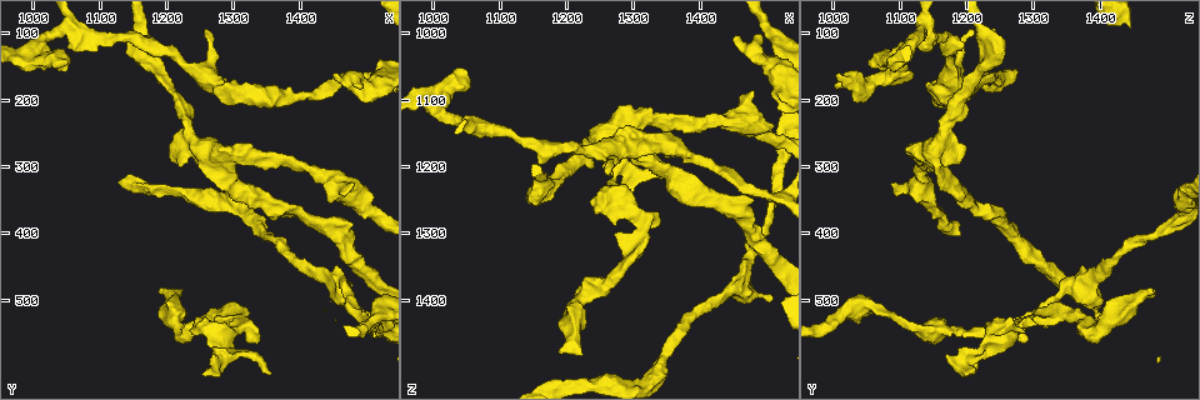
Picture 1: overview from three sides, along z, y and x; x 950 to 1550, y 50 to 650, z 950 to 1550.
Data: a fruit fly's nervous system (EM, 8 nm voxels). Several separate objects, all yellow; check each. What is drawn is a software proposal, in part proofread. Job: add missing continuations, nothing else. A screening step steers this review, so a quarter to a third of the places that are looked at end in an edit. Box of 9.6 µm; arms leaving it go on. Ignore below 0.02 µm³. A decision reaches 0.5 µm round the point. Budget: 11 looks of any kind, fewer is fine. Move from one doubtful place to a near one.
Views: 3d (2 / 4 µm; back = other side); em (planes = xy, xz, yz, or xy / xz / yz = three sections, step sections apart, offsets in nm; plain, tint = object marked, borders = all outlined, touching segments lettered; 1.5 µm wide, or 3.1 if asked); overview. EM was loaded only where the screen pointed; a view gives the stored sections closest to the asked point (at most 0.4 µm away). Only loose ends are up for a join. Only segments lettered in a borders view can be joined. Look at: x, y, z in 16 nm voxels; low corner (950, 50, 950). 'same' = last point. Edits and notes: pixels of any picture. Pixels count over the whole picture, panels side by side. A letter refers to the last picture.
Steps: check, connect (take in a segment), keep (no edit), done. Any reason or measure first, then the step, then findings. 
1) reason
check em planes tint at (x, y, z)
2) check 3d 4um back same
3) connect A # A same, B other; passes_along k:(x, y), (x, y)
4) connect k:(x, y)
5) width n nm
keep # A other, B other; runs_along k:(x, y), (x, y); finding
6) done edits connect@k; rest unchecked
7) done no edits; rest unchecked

end of a long branch
check em planes borders at (1450, 160, 1010)

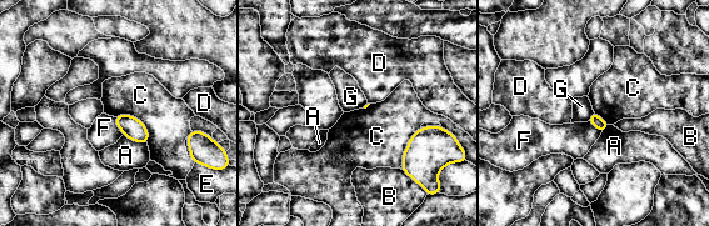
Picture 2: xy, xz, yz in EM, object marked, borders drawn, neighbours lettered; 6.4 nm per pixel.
keep # A other, B other, C other, D other, E other, F other, G other; border 2:(114, 116), (135, 116), (148, 142); none of them fits

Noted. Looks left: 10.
check em xz step 8 borders at (1260, 100, 1210)

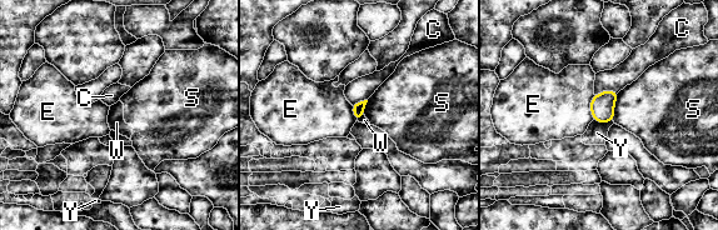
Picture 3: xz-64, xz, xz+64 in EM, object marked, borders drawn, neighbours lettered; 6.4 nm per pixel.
another direction
check em planes borders same

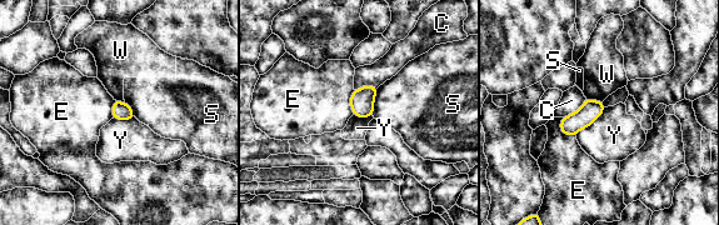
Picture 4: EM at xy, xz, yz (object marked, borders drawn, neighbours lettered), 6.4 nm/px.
keep # C other, E other, S other, W other, Y other; border 4:(605, 108), (589, 125), (575, 134); no lettered segment goes on from it

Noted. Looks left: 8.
branch stops here
check em planes borders at (1040, 145, 1055)

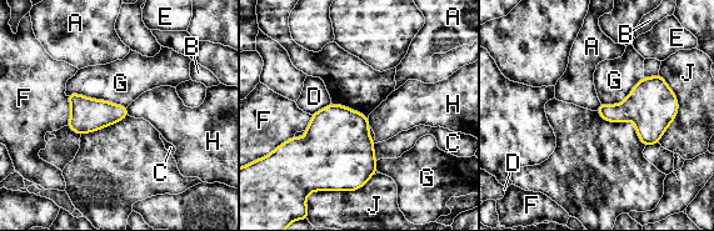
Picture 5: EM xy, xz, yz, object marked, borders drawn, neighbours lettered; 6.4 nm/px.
keep # A other, B other, C other, D other, E other, F other, G other, H other, J other; border 5:(600, 103), (597, 110); none of them fits

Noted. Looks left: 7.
branch stops here
check 3d 4um at (1330, 565, 1290)

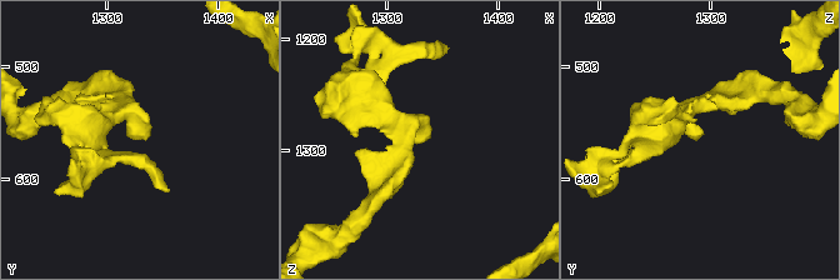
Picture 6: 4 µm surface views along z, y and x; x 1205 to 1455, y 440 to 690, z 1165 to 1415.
shape alone is not enough
check em planes plain at (1336, 564, 1292)

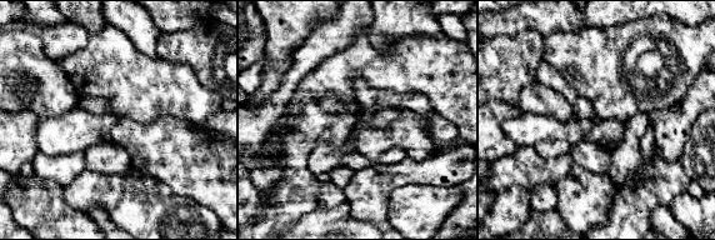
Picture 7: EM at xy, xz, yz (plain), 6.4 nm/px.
check em planes borders same

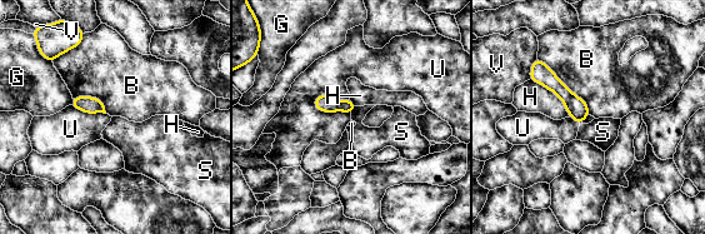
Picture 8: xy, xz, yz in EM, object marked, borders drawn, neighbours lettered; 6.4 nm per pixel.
keep # B other, G other, H other, S other, U other, V other; no lettered segment goes on from it

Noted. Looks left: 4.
check 3d 4um at (1510, 525, 1400)

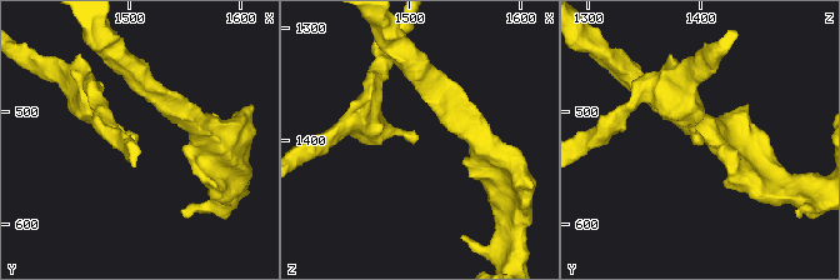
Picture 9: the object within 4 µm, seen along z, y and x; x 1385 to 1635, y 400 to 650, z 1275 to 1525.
check em planes borders at (1504, 528, 1400)

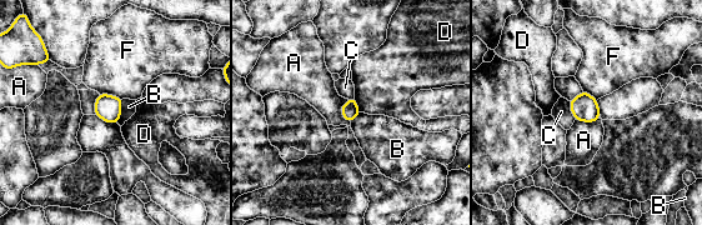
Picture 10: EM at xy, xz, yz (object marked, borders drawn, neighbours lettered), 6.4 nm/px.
longest_contact A 170 nm
keep # A other, B other, C other, D other, F other; none of them fits

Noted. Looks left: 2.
done no edits; rest unchecked

